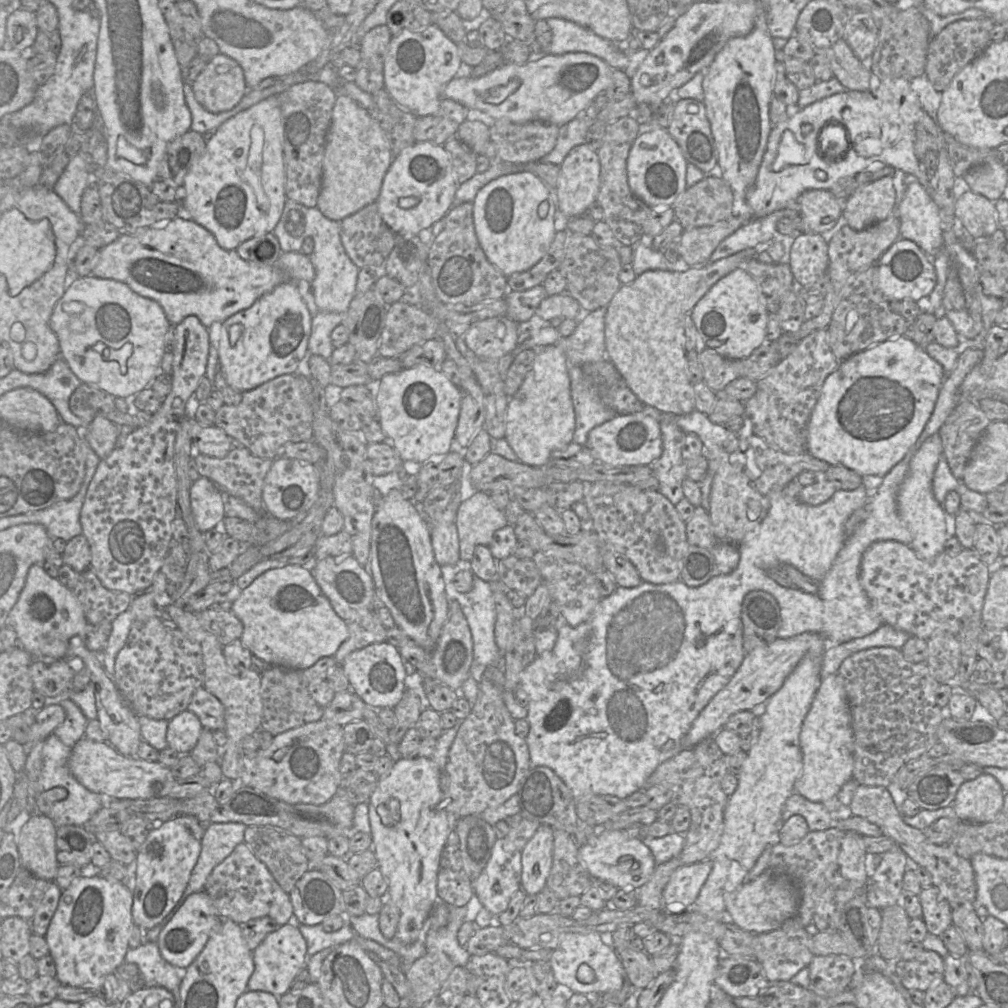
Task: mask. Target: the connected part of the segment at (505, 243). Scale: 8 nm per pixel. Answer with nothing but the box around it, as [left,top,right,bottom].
[473,172,559,277]

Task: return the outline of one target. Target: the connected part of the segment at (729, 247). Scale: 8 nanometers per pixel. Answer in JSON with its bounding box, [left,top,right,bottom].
[708,208,799,261]

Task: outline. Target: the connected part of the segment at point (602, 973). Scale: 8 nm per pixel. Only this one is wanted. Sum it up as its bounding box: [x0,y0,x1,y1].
[550,933,626,995]

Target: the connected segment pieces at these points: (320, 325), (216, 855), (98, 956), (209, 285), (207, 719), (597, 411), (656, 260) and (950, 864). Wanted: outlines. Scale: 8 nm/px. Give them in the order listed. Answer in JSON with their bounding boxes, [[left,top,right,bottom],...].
[[307,311,345,361],[159,822,247,924],[44,869,134,986],[91,213,291,328],[187,687,224,731],[568,363,617,445],[630,234,706,275],[849,784,977,909]]

